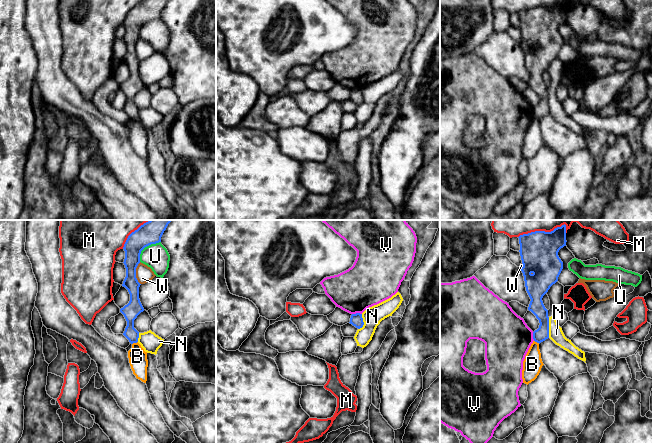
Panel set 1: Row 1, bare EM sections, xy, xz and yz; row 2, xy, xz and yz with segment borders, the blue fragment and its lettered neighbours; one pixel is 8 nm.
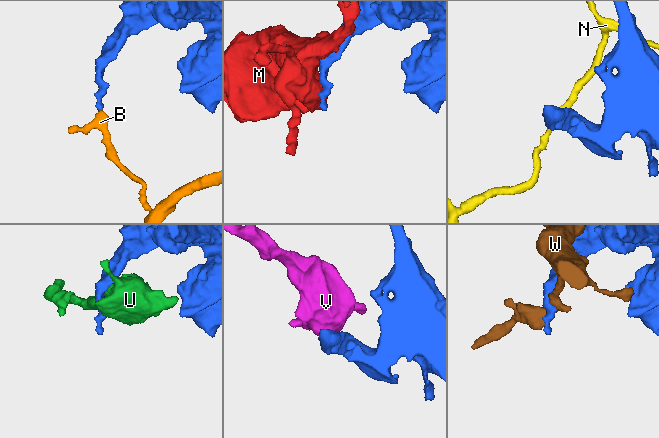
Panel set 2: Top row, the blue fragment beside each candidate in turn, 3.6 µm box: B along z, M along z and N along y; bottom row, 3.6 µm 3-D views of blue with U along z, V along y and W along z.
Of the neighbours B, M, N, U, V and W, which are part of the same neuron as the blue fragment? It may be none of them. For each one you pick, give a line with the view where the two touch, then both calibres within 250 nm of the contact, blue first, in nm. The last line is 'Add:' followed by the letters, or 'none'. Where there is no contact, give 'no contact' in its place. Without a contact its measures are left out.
Add: none

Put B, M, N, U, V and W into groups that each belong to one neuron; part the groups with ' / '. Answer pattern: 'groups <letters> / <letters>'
groups B / M / N / U / V / W

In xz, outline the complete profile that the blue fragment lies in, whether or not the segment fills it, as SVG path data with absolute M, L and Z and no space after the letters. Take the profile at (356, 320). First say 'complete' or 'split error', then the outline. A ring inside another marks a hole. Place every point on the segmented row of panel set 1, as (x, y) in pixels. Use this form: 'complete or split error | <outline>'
complete | M360 313L352 314L349 323L358 329L362 328L364 325L362 314Z

